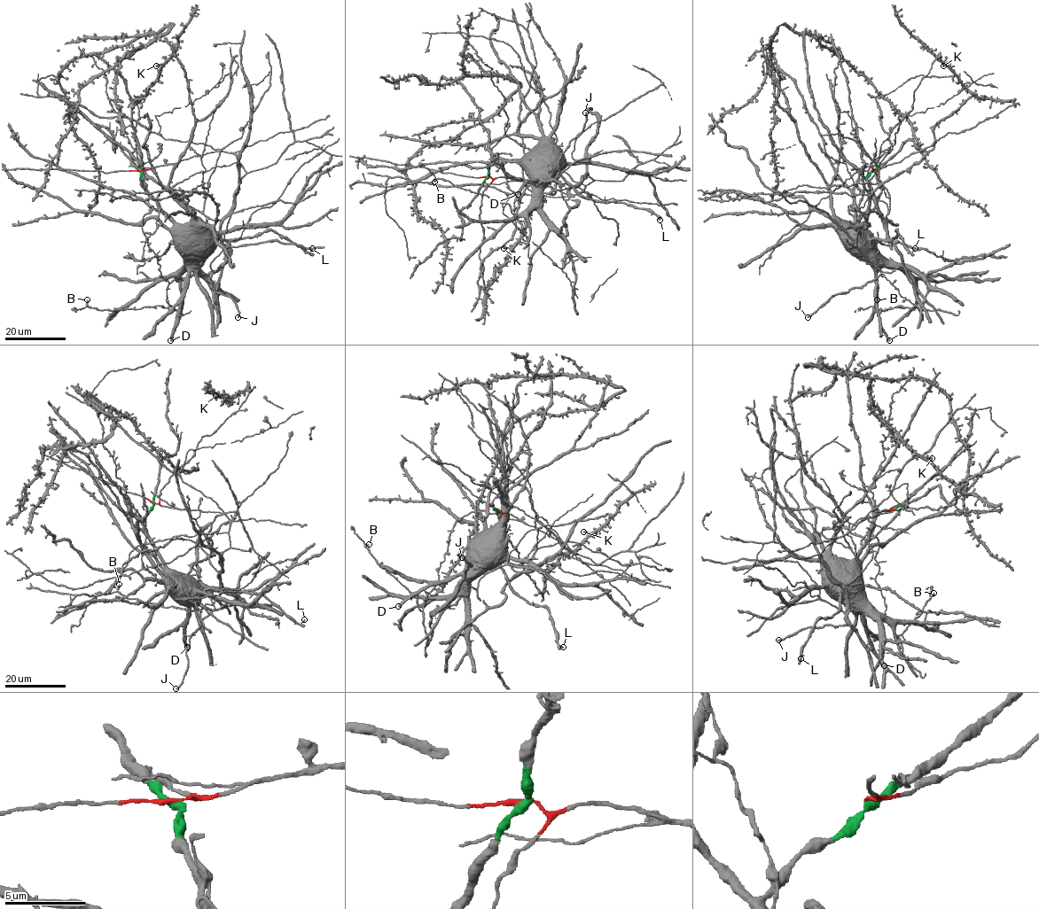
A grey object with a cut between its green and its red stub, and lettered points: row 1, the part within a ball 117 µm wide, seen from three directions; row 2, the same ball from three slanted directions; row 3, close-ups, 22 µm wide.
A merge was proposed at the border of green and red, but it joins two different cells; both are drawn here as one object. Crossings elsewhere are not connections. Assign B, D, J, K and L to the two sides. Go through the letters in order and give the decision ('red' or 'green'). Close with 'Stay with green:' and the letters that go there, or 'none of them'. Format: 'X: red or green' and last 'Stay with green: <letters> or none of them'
B: green
D: green
J: red
K: red
L: green
Stay with green: B, D, L

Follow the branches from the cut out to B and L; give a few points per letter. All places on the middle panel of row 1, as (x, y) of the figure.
B: (487, 176), (500, 153), (489, 159), (503, 169), (515, 194), (516, 218), (508, 204), (434, 182)
L: (487, 176), (488, 167), (494, 159), (547, 163), (581, 195), (600, 201), (621, 201), (649, 208), (660, 220)

